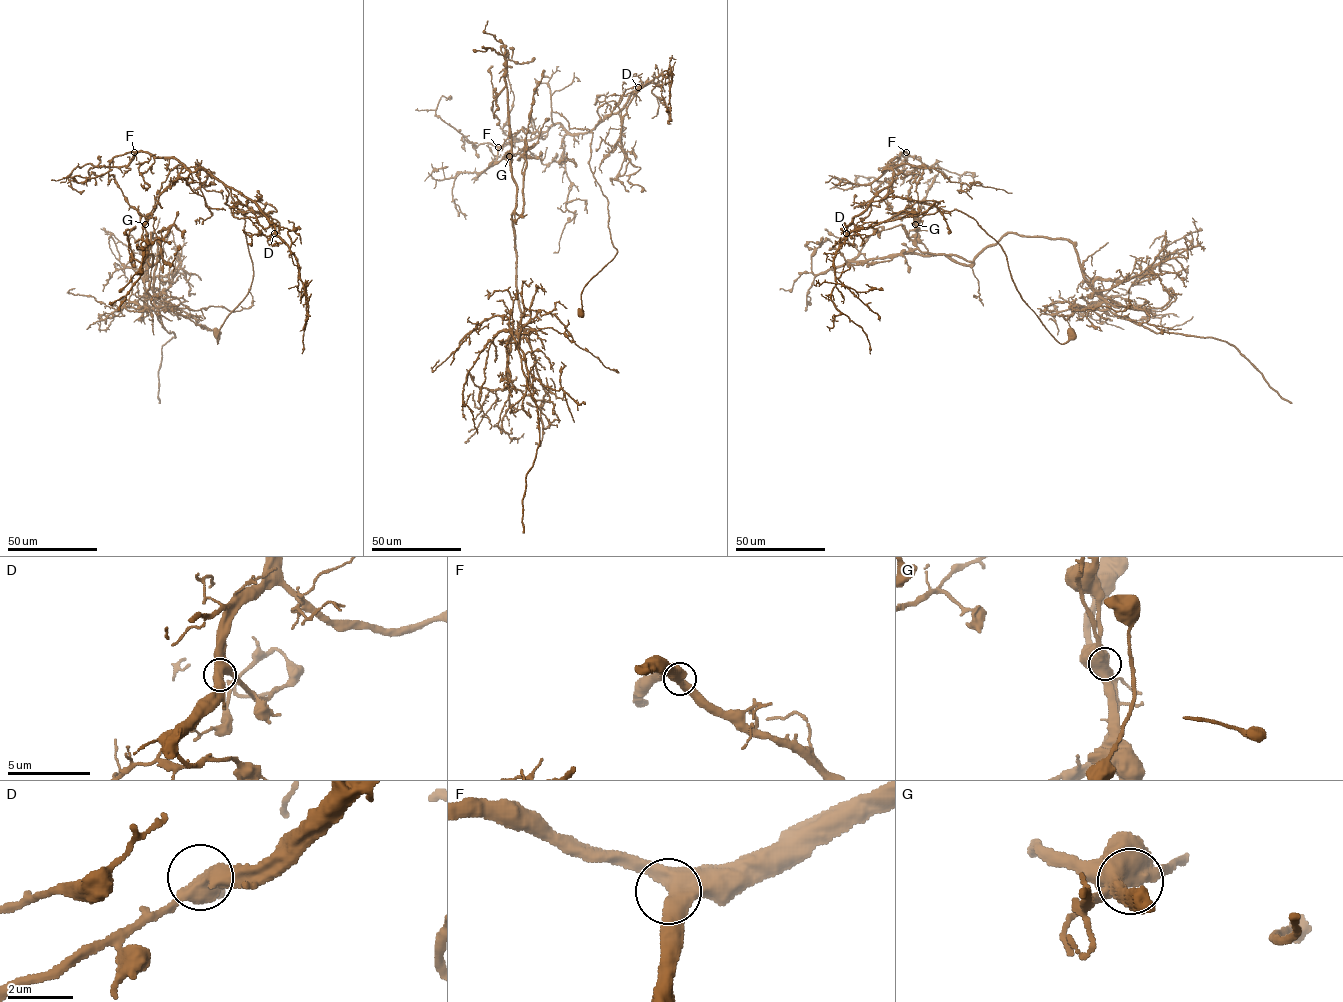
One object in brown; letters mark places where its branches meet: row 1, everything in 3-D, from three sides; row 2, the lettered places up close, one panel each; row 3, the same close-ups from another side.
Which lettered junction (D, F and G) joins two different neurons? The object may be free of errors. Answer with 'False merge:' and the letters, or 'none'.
False merge: G

